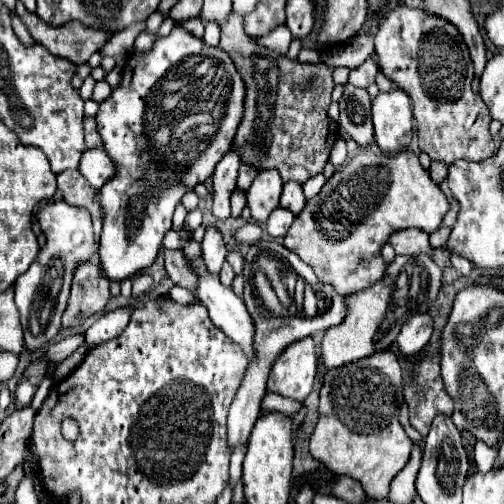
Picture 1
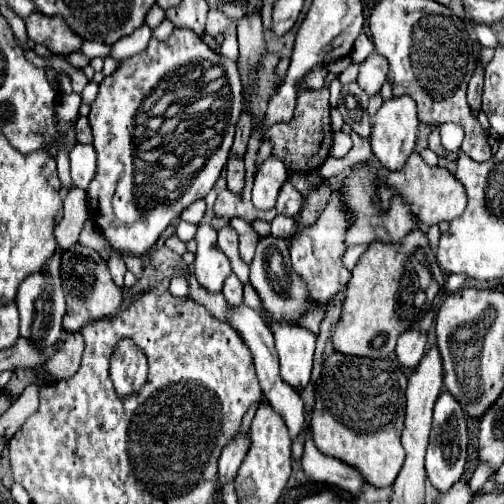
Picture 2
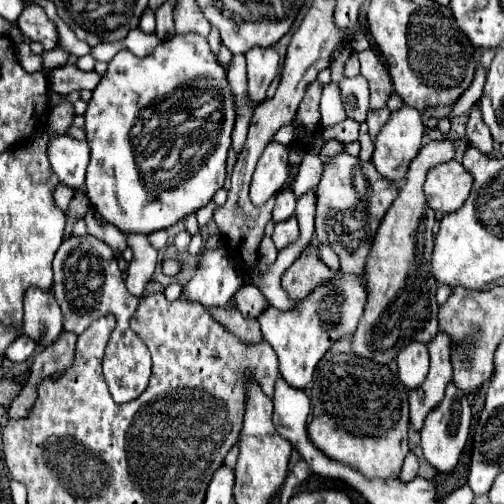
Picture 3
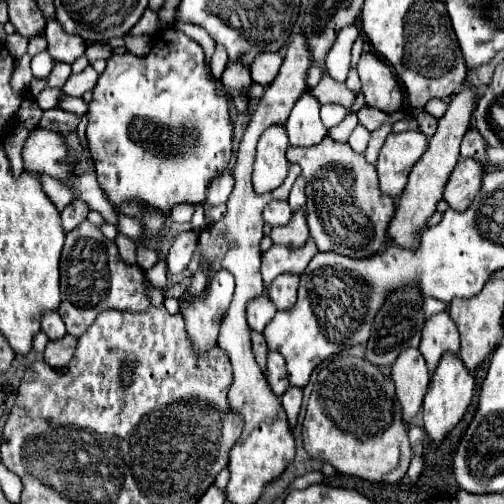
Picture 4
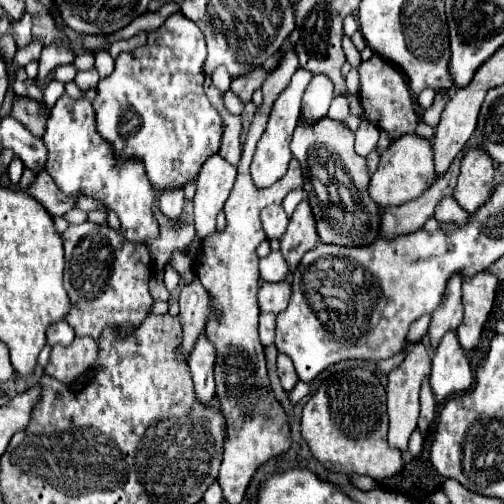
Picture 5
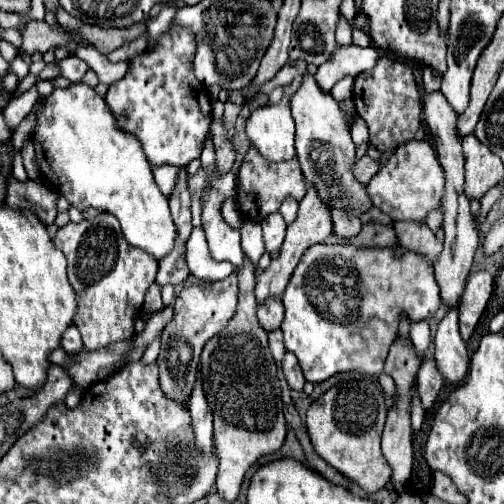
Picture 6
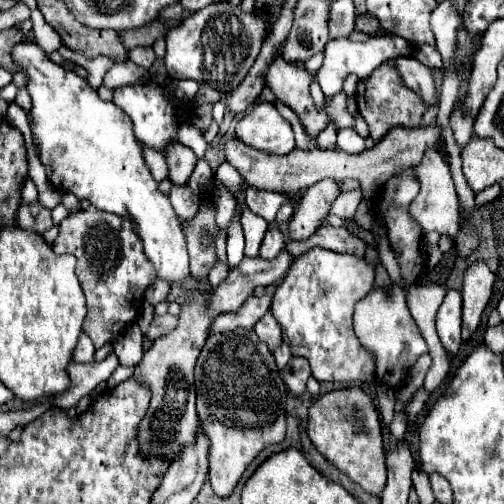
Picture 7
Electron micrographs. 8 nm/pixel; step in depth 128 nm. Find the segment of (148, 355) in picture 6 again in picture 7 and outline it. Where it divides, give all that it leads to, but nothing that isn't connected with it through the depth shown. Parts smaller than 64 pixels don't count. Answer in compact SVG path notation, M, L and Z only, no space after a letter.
M119 365L119 367L113 372L110 378L107 380L107 387L114 388L120 382L132 377L134 372L134 367L123 367Z

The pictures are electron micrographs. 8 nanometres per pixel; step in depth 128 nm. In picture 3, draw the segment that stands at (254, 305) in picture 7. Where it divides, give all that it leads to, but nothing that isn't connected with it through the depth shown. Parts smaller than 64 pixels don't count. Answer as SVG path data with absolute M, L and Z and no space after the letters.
M294 216L288 218L288 220L284 220L284 222L278 222L278 224L274 226L272 240L278 250L282 250L284 246L288 246L288 244L294 242L296 238L298 238L298 222L296 222Z

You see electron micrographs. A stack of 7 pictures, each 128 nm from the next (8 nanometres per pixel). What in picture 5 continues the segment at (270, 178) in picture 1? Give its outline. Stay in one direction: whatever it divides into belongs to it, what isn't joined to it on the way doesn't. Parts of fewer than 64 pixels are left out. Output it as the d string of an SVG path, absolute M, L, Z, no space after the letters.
M298 68L296 76L292 76L290 86L280 94L280 98L276 100L276 104L272 108L268 126L266 126L262 138L256 144L256 154L254 154L254 160L252 160L252 180L258 188L272 186L288 170L288 162L292 160L290 140L292 140L292 132L294 132L294 128L298 124L298 116L300 116L300 98L302 98L302 92L306 90L310 80L312 80L312 72L308 72L304 68Z

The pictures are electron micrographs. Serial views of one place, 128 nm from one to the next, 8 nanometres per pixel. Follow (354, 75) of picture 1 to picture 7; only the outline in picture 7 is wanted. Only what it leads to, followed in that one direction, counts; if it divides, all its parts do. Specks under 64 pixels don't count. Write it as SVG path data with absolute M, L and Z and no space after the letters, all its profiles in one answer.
M392 62L382 64L372 76L364 78L364 94L356 94L356 102L358 102L358 114L368 122L370 126L370 138L372 140L382 140L390 128L396 126L404 126L404 128L414 128L420 126L420 118L424 114L424 104L420 102L420 96L416 92L412 92L410 88L406 88L402 84L402 76L396 70L396 66Z

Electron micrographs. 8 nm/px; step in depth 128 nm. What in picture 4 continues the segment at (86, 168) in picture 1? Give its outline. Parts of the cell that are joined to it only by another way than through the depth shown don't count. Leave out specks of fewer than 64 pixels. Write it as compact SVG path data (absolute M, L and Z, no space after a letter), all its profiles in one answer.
M36 128L24 144L24 168L58 180L68 180L68 176L74 176L72 156L68 156L68 144L64 136Z

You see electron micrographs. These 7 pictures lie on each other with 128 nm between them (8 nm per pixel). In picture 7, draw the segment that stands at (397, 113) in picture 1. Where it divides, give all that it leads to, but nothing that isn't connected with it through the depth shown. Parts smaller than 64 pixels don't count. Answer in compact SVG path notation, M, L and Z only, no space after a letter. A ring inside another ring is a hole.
M430 148L428 152L424 152L424 158L414 168L414 172L420 182L420 192L408 208L412 212L412 218L426 230L438 230L440 234L448 234L450 238L454 238L460 230L460 202L454 190L454 182L452 182L448 164L436 150ZM358 188L358 190L352 190L352 192L342 192L334 204L332 204L332 214L336 214L338 218L352 218L352 214L356 212L356 206L362 202L364 198L364 192Z

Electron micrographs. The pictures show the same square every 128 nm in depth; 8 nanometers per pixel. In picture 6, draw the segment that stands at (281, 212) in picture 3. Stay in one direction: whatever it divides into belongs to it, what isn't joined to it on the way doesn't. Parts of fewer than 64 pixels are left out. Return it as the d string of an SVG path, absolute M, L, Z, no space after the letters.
M274 212L262 220L262 234L264 234L266 252L270 254L278 252L284 242L284 234L286 234L286 222L280 216L280 212Z

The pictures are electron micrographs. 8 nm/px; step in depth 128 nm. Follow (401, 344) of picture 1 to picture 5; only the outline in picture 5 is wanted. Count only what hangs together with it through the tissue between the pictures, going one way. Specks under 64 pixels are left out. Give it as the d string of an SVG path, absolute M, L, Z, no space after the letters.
M422 342L416 344L408 344L406 348L406 358L402 360L400 366L396 366L390 374L388 374L388 418L390 418L390 430L388 430L388 444L398 448L400 452L408 450L408 438L410 434L416 430L416 422L418 422L418 412L420 412L420 388L422 382L430 378L430 370L432 370L432 360L424 348Z

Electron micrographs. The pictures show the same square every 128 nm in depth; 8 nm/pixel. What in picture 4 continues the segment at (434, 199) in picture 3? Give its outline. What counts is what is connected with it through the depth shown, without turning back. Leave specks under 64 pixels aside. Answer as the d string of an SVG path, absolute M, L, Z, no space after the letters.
M468 158L458 160L448 184L444 186L444 202L458 212L464 212L468 204L476 198L482 184L482 164Z

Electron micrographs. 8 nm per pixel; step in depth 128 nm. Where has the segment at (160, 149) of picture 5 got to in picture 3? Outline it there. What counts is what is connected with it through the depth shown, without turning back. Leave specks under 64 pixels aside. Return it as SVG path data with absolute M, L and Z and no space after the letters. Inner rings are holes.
M176 34L170 40L162 40L156 50L146 58L136 58L130 52L120 52L108 64L108 72L96 86L84 118L88 146L92 150L84 188L94 210L124 234L152 234L156 230L164 230L208 204L214 192L220 190L224 184L226 156L230 150L230 136L236 122L236 106L232 98L232 88L226 80L226 72L218 64L204 36ZM196 80L210 80L216 88L222 90L224 116L220 122L220 134L214 146L208 148L208 158L204 160L204 164L190 172L186 180L180 180L176 188L164 192L158 192L158 188L146 188L146 182L142 180L134 160L134 130L138 114L142 114L144 108L162 102L162 98L170 96L186 82Z

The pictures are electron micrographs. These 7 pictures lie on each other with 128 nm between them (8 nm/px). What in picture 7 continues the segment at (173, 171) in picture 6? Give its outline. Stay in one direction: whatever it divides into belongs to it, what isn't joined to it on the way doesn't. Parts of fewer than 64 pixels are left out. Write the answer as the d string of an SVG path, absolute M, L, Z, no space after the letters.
M142 148L146 164L154 176L154 180L166 180L168 178L168 164L160 152L154 152L152 148Z

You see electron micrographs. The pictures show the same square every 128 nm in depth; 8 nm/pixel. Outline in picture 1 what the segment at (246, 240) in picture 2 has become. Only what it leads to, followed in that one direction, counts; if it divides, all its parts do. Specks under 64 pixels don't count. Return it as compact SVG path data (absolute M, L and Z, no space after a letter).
M230 150L216 166L212 178L214 178L214 202L212 202L212 214L218 220L230 218L230 196L236 188L236 176L240 168L240 156L236 150Z

